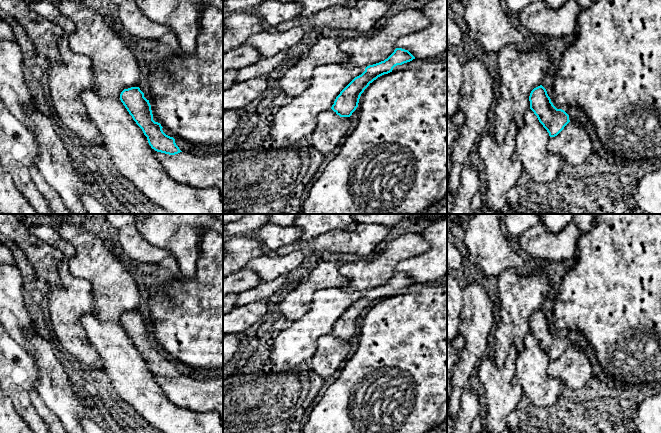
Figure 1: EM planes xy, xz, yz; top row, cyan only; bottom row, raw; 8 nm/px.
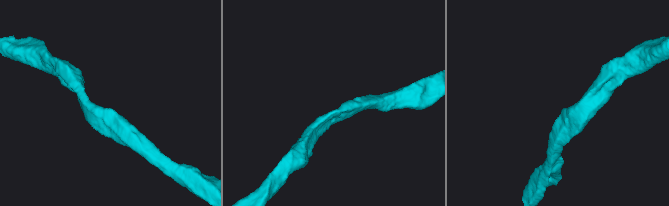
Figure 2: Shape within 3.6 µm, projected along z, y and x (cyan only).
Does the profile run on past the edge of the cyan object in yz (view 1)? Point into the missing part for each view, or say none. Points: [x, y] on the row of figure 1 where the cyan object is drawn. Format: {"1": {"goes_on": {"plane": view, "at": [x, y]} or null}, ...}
{"1": {"goes_on": null}}

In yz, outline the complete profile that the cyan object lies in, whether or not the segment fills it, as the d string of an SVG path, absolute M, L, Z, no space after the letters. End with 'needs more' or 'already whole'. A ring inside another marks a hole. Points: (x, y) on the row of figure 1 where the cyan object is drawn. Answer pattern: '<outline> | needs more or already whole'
M542 85L531 91L529 101L530 109L537 116L550 137L557 136L570 122L569 115L564 110L557 109L553 105Z | already whole

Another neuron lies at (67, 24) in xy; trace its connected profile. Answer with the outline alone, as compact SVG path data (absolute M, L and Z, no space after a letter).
M62 14L58 18L55 18L53 22L60 24L66 34L72 33L76 29L72 20Z

